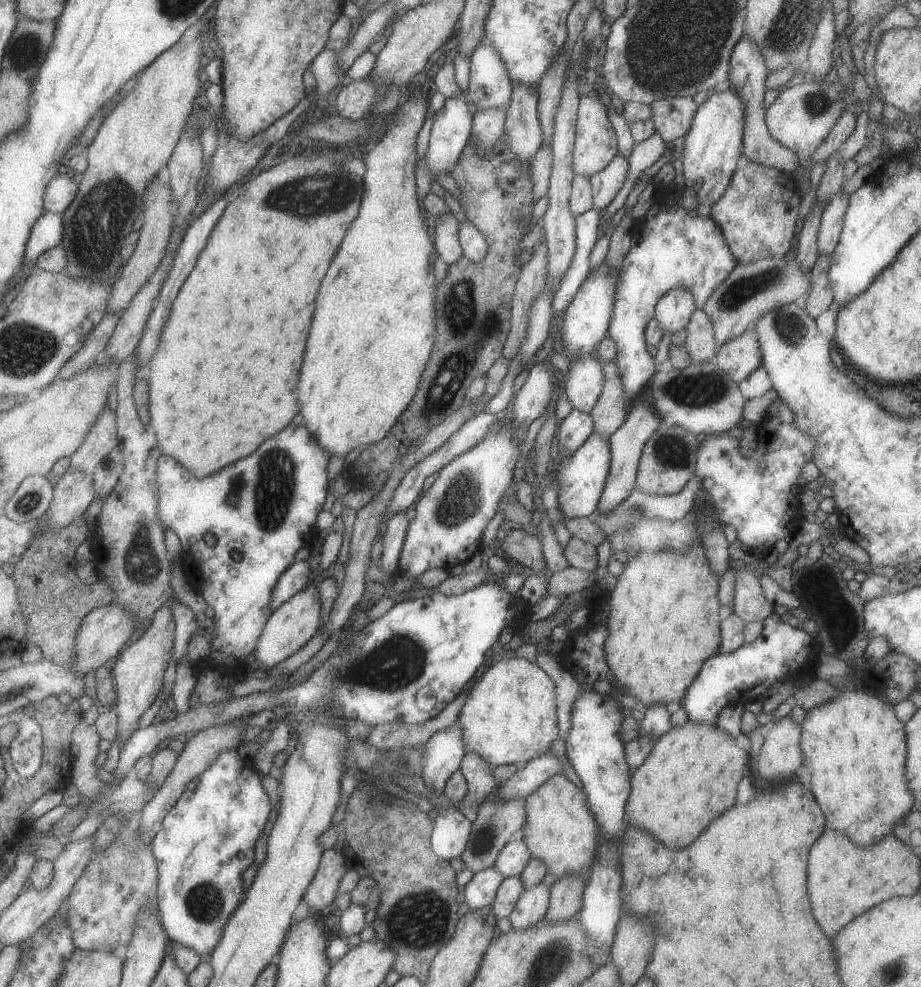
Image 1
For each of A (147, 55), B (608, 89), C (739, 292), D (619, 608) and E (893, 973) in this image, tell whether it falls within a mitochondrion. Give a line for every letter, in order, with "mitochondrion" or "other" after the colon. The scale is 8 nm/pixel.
A: other
B: other
C: mitochondrion
D: other
E: mitochondrion

